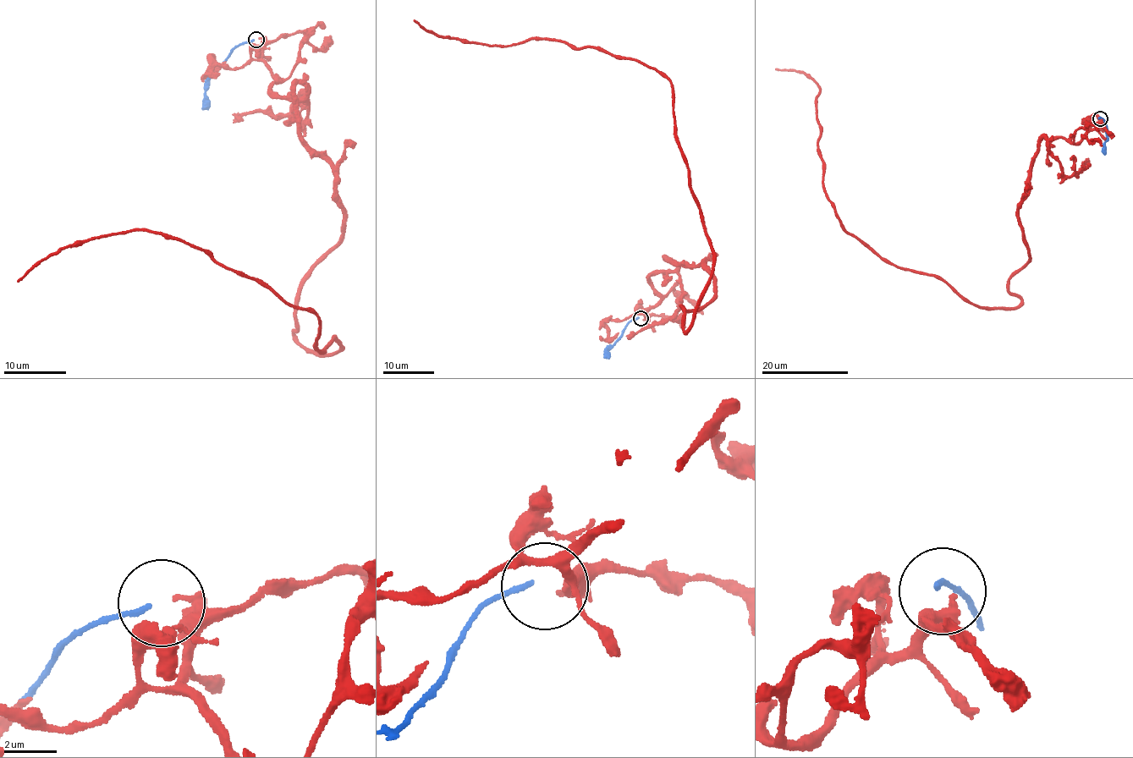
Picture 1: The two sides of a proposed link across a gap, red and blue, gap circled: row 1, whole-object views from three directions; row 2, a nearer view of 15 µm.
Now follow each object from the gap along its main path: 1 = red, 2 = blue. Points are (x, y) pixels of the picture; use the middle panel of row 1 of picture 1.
1: (643, 319), (666, 257), (704, 262), (715, 293), (681, 305), (684, 331), (713, 261), (668, 79), (414, 21)
2: (638, 318), (630, 320), (622, 336), (607, 352), (605, 351), (607, 357), (604, 357)

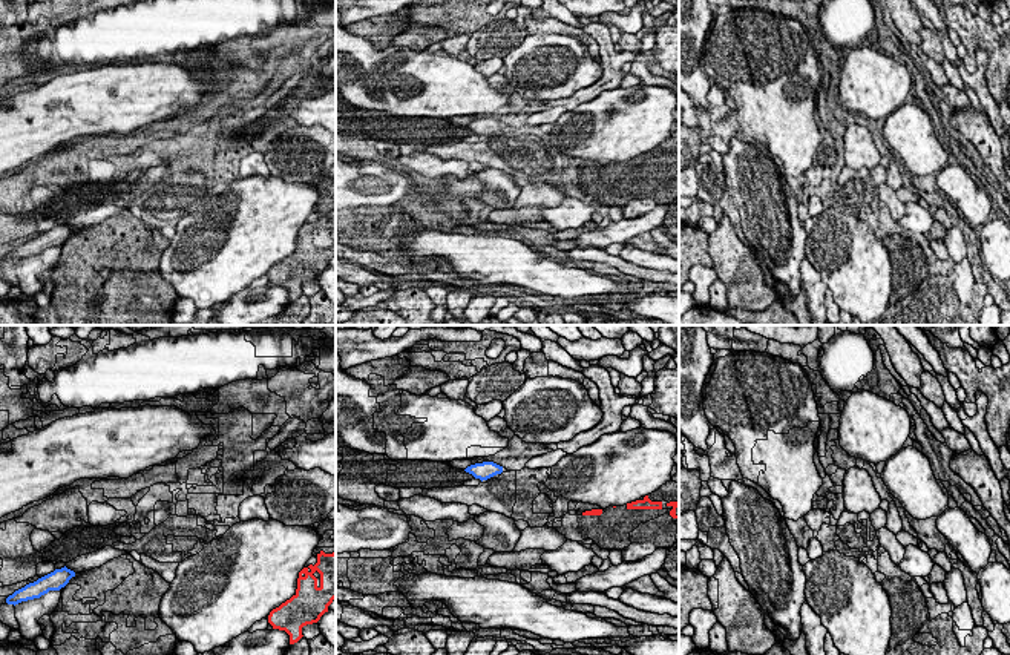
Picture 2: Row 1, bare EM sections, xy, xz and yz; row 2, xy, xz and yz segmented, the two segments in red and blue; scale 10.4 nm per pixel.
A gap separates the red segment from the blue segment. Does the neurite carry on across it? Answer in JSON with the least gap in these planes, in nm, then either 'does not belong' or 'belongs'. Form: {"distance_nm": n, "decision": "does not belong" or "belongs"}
{"distance_nm": 950, "decision": "does not belong"}

